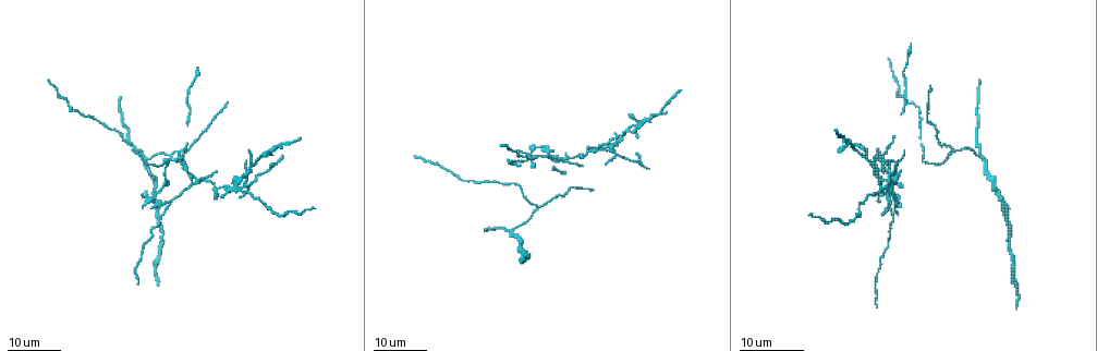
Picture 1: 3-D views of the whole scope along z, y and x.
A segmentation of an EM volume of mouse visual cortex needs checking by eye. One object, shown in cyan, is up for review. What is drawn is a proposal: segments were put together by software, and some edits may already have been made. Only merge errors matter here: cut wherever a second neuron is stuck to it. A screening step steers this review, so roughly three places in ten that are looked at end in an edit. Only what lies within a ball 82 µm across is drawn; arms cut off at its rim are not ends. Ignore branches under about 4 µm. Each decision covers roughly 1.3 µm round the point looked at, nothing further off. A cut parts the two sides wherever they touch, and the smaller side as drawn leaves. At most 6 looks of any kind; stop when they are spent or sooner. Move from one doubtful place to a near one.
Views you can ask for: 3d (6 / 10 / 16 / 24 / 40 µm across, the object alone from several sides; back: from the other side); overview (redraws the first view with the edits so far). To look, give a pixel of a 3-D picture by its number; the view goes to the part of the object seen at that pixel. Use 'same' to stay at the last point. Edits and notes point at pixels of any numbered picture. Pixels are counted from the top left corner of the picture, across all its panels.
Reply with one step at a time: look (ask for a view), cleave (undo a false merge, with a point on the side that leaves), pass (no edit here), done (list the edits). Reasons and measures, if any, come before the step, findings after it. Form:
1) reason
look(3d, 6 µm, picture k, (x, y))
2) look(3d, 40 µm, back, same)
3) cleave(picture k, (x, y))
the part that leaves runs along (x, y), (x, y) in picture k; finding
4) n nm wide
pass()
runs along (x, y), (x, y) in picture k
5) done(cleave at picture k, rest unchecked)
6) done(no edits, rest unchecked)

three arms meet
look(3d, 16 µm, picture 1, (981, 153))

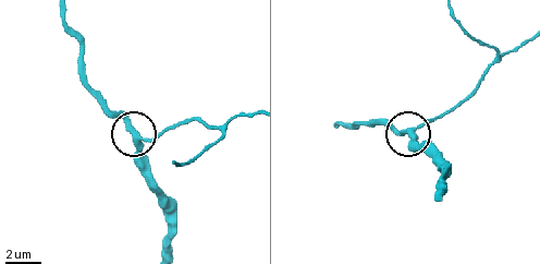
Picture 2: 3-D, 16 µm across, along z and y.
zoom in
look(3d, 10 µm, picture 2, (409, 130))

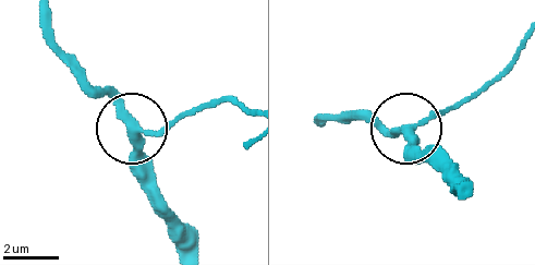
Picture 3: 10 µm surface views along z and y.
3 arms
pass()
runs along (251, 112), (220, 100), (149, 133), (136, 129), (82, 72) in picture 3; one neuron here

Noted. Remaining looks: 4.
branch point
look(3d, 24 µm, picture 1, (172, 154))

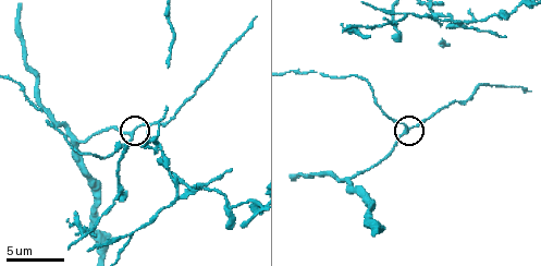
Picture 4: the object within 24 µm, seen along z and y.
look(3d, 10 µm, picture 4, (131, 136))

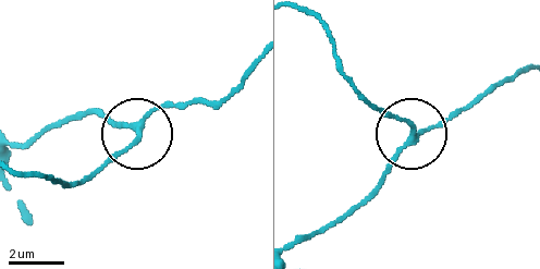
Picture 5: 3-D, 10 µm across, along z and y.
3 arms
pass()
runs along (255, 69), (219, 99), (163, 106), (135, 132), (88, 111) in picture 5; continuous, no second neuron

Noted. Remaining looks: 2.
four arms meet
look(3d, 6 µm, picture 4, (155, 151))

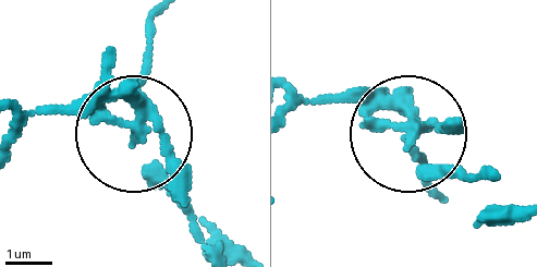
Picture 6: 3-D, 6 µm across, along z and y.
look(3d, 6 µm, back, picture 6, (134, 128))

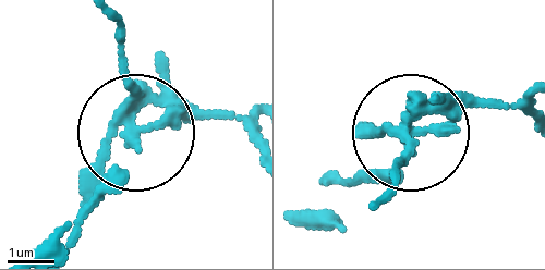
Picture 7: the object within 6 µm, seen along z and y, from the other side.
4 arms
cleave(picture 7, (191, 117))
the part that leaves runs along (133, 125), (223, 114), (251, 137) in picture 7; a second neuron is stuck on

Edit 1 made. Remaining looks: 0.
done(cleave at picture 7, rest unchecked)

